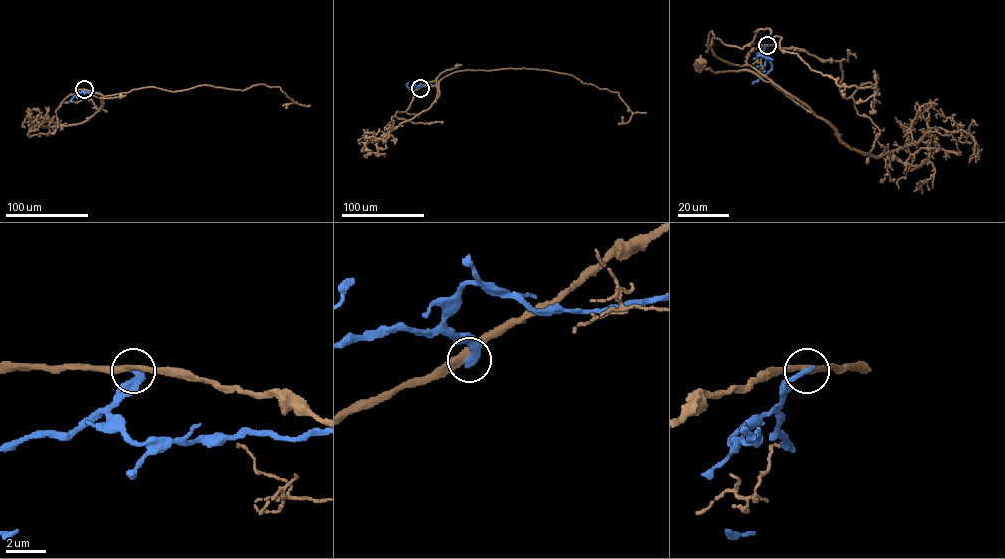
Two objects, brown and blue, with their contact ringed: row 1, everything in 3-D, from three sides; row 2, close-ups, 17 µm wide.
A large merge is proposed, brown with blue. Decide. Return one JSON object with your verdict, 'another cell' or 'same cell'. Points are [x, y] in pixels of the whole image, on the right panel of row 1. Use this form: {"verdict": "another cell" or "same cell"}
{"verdict": "another cell"}

